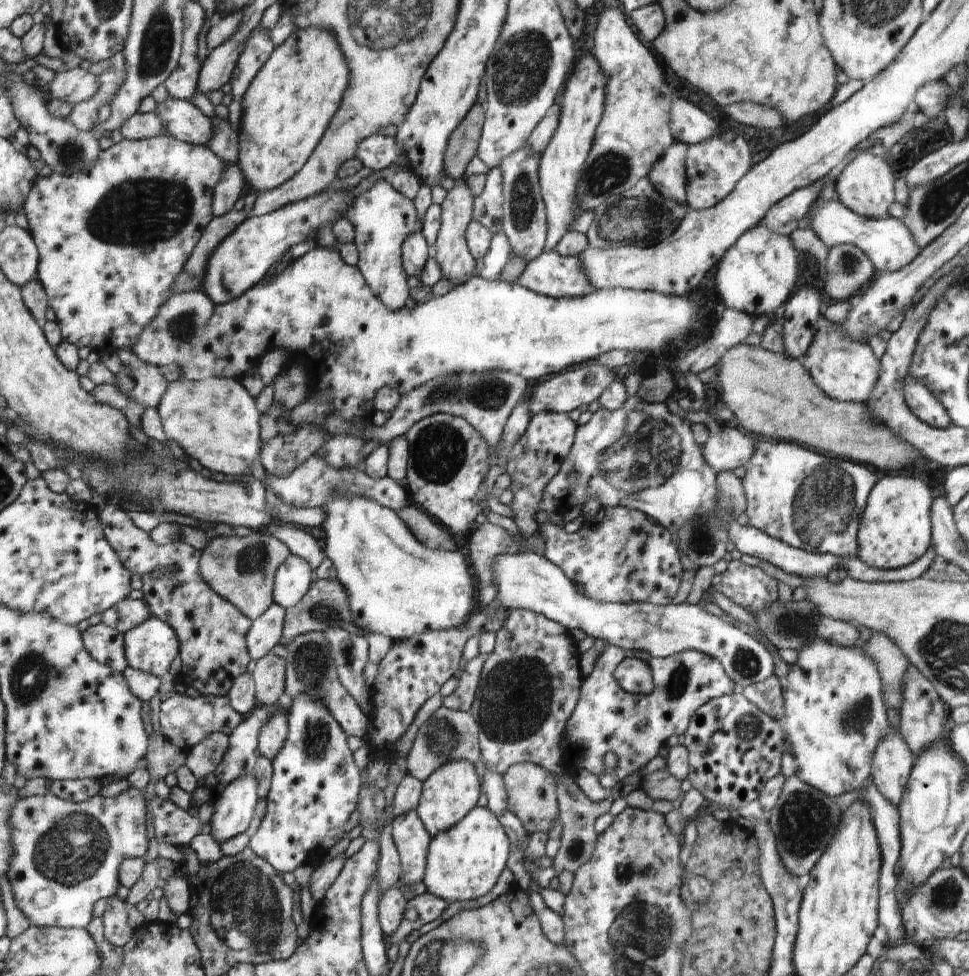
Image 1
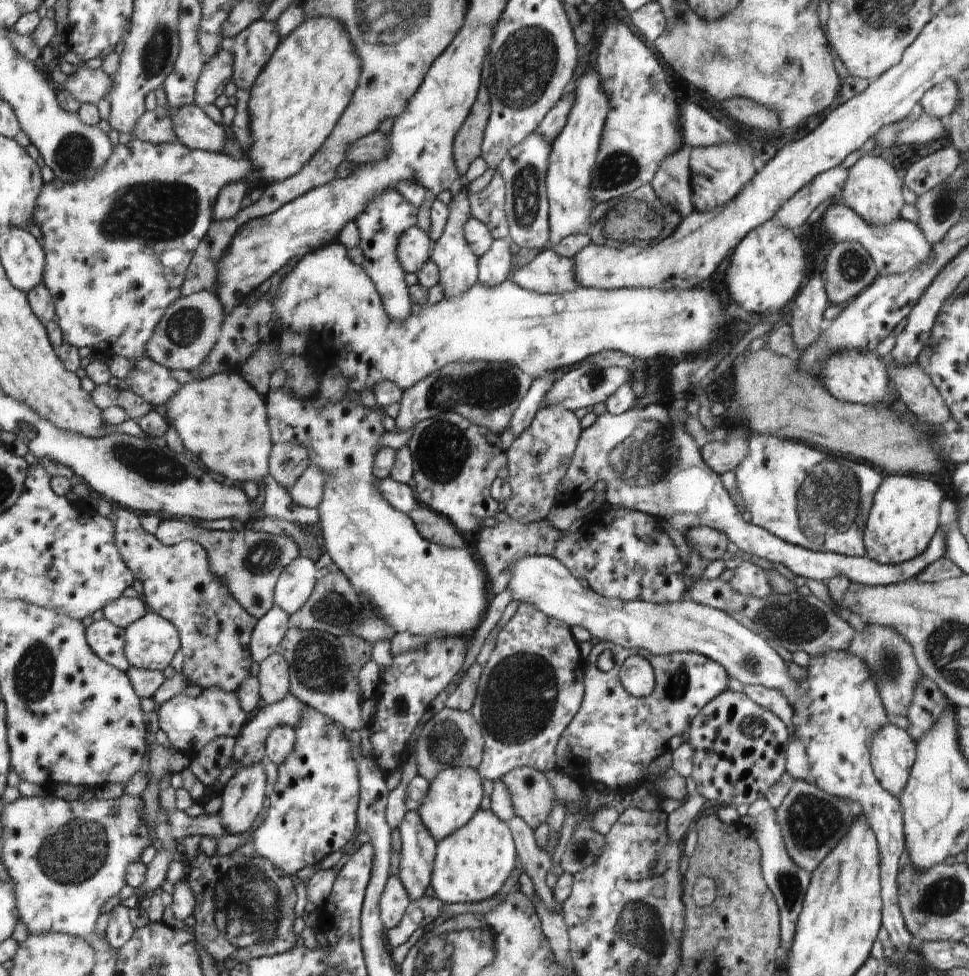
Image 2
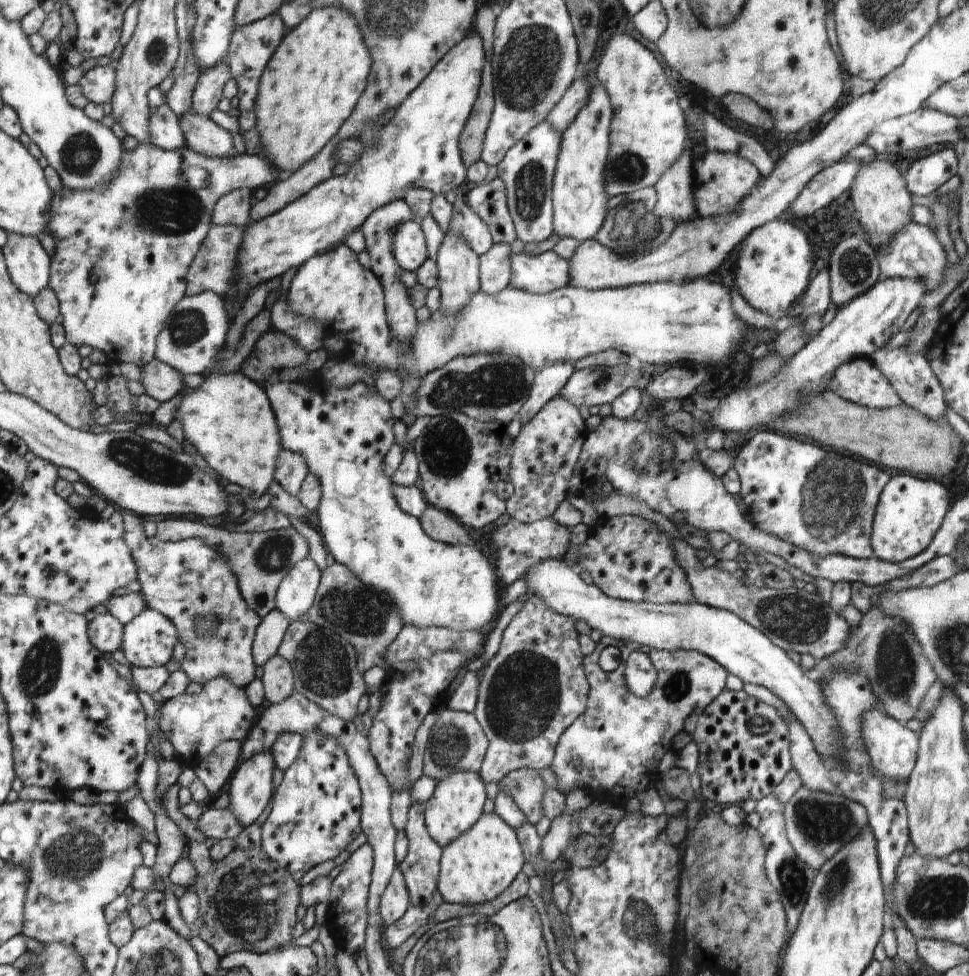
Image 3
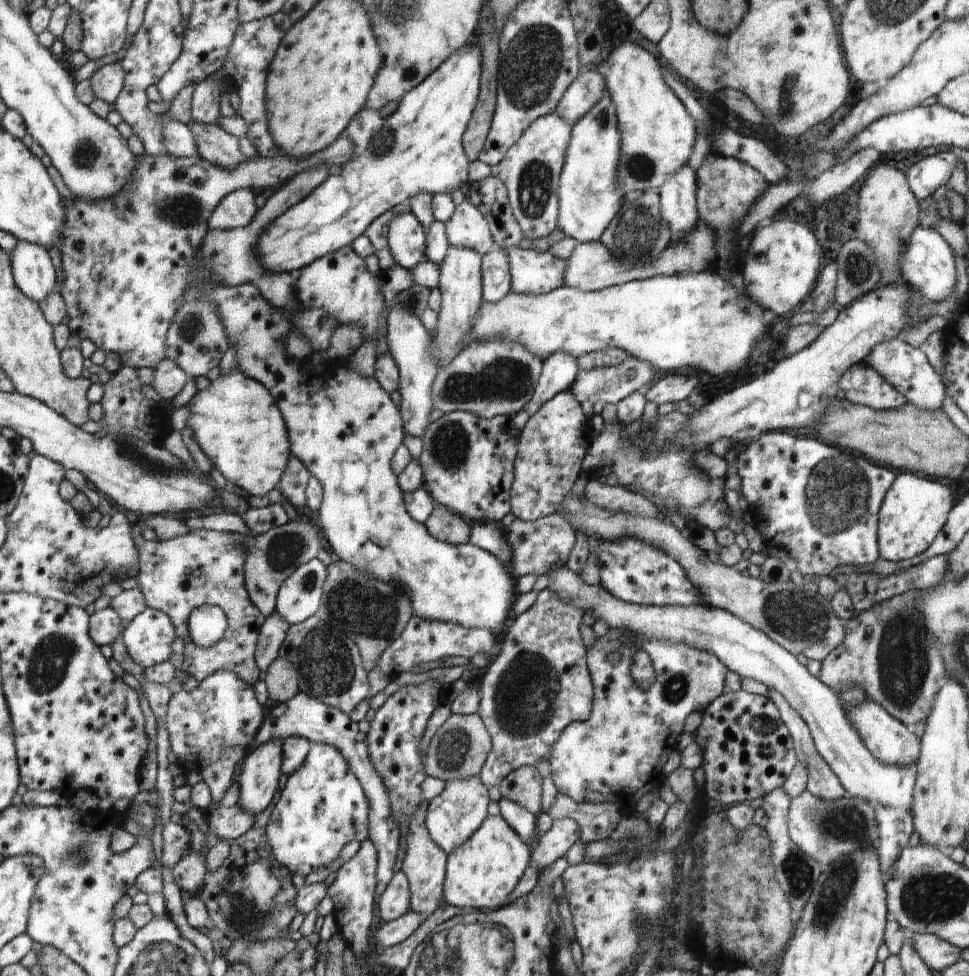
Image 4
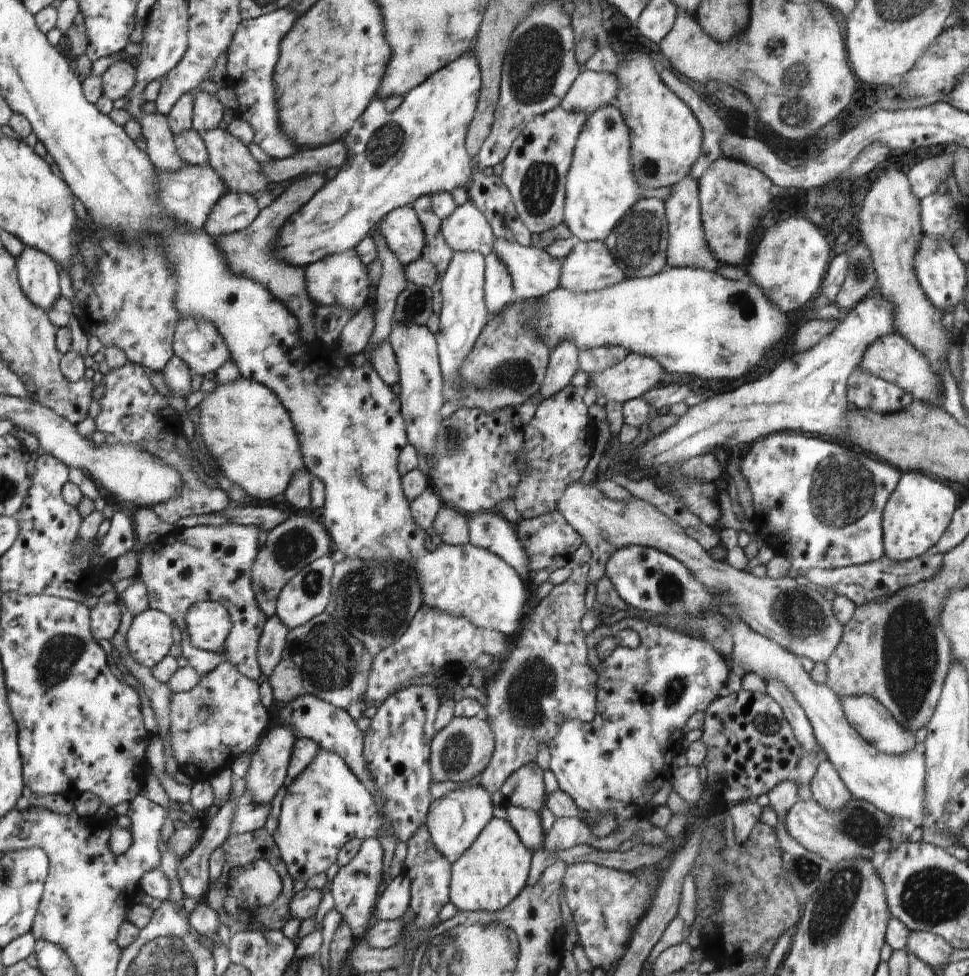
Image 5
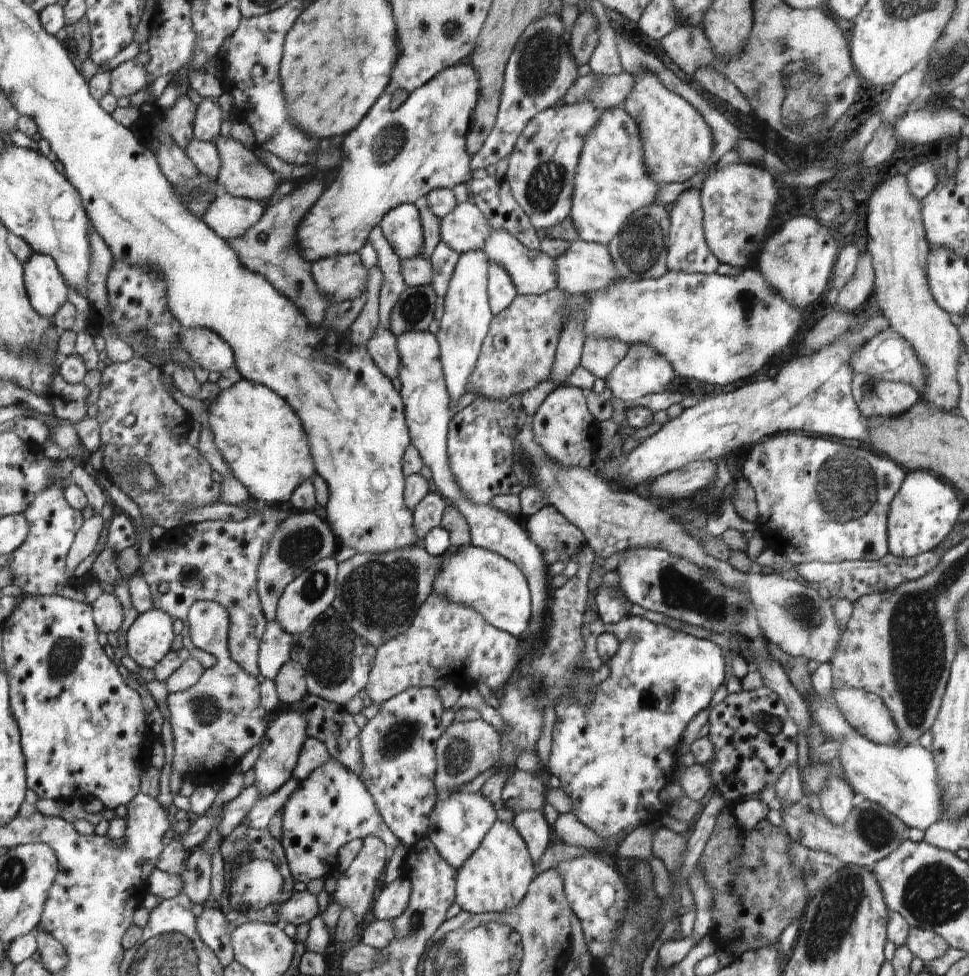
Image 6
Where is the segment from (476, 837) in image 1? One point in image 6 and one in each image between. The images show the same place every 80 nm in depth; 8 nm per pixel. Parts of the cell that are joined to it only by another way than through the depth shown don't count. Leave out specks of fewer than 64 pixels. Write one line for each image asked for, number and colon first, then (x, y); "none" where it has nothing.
2: (471, 864)
3: (476, 867)
4: (480, 875)
5: (494, 874)
6: (498, 878)

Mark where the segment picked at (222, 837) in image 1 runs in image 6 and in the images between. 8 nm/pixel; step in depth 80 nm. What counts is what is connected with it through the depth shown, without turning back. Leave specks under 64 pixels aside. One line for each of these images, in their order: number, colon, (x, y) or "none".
2: (243, 797)
3: (250, 788)
4: (260, 770)
5: (269, 763)
6: (283, 742)

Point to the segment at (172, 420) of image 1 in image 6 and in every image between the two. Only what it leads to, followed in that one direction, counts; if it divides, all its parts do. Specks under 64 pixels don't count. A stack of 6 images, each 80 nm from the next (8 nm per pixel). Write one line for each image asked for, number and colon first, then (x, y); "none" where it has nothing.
2: (221, 419)
3: (229, 419)
4: (236, 421)
5: (246, 428)
6: (258, 434)

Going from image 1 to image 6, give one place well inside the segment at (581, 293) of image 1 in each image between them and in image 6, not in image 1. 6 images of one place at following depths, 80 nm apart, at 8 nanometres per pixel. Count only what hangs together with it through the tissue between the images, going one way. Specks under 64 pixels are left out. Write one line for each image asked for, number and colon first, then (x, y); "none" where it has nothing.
2: (549, 272)
3: (543, 273)
4: (534, 273)
5: (534, 273)
6: (533, 273)

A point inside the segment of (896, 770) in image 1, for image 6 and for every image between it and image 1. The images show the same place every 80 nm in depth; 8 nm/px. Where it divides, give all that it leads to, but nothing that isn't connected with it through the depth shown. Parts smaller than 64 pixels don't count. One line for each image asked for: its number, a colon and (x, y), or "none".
2: (894, 753)
3: (892, 748)
4: (891, 741)
5: (873, 721)
6: (867, 713)

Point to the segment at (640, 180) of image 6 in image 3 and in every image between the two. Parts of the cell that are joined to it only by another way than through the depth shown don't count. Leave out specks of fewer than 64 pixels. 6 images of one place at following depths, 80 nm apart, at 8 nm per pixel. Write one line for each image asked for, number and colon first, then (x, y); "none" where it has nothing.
3: (582, 204)
4: (591, 198)
5: (603, 189)

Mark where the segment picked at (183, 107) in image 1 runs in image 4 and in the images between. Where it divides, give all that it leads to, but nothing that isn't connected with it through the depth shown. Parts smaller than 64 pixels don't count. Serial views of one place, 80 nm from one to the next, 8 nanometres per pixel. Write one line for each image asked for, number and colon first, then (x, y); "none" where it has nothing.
2: (192, 127)
3: (201, 134)
4: (213, 143)

